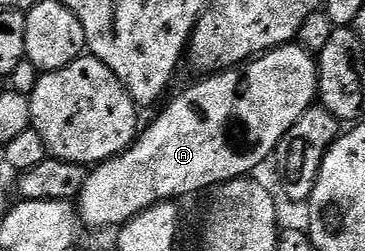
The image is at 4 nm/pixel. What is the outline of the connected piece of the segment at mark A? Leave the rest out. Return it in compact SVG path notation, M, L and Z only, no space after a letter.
M298 43L256 56L242 67L225 69L208 76L179 93L159 113L159 118L136 136L131 148L124 149L107 161L100 161L88 172L83 190L77 198L79 220L87 225L124 225L141 211L158 201L179 199L182 193L210 190L225 181L254 174L255 168L274 154L285 131L316 104L319 95L319 67L309 50Z

